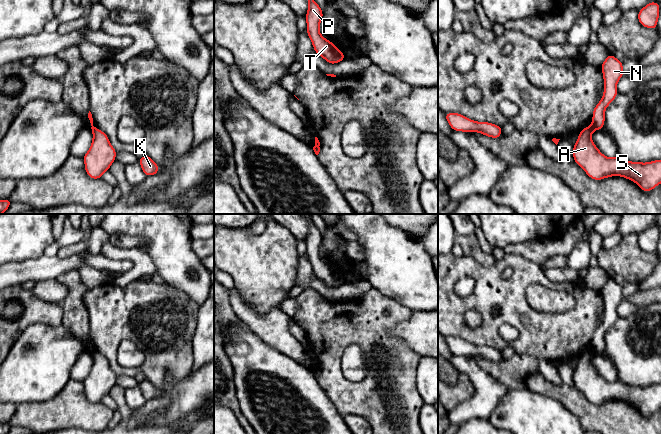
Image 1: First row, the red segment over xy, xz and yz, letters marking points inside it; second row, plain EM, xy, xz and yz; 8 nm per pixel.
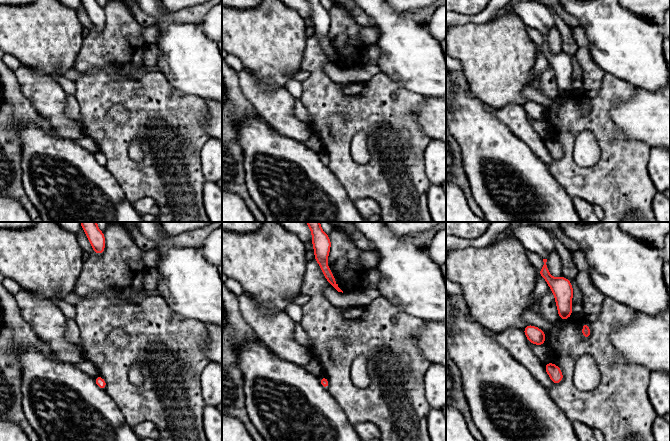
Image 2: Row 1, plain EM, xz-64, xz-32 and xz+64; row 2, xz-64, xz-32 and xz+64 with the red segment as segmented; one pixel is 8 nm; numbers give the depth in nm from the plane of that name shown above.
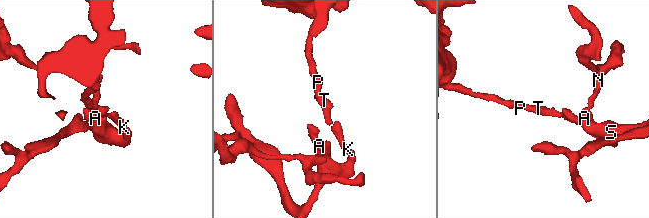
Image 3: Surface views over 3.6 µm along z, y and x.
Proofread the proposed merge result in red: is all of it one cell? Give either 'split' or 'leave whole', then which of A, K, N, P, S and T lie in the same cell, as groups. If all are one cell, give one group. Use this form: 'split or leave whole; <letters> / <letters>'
split; A K S / N P T

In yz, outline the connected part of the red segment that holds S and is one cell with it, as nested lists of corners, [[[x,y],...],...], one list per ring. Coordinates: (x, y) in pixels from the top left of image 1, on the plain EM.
[[[592,350],[585,351],[573,371],[573,381],[587,399],[594,404],[622,400],[649,416],[661,407],[661,384],[648,387],[630,386],[621,381],[604,380],[591,364]]]

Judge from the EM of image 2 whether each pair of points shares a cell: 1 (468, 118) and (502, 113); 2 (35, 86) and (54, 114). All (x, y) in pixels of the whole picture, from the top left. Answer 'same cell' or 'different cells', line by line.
1: different cells
2: same cell

